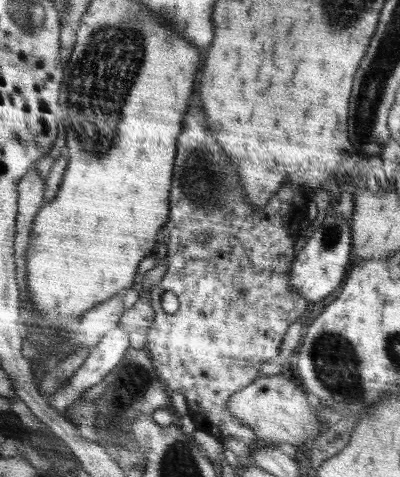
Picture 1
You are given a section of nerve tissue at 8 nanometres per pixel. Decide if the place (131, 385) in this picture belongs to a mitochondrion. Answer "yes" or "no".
yes

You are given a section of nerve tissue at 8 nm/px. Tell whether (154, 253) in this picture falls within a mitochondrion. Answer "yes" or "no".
no

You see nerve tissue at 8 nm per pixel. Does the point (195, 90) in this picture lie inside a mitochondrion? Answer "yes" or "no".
no

